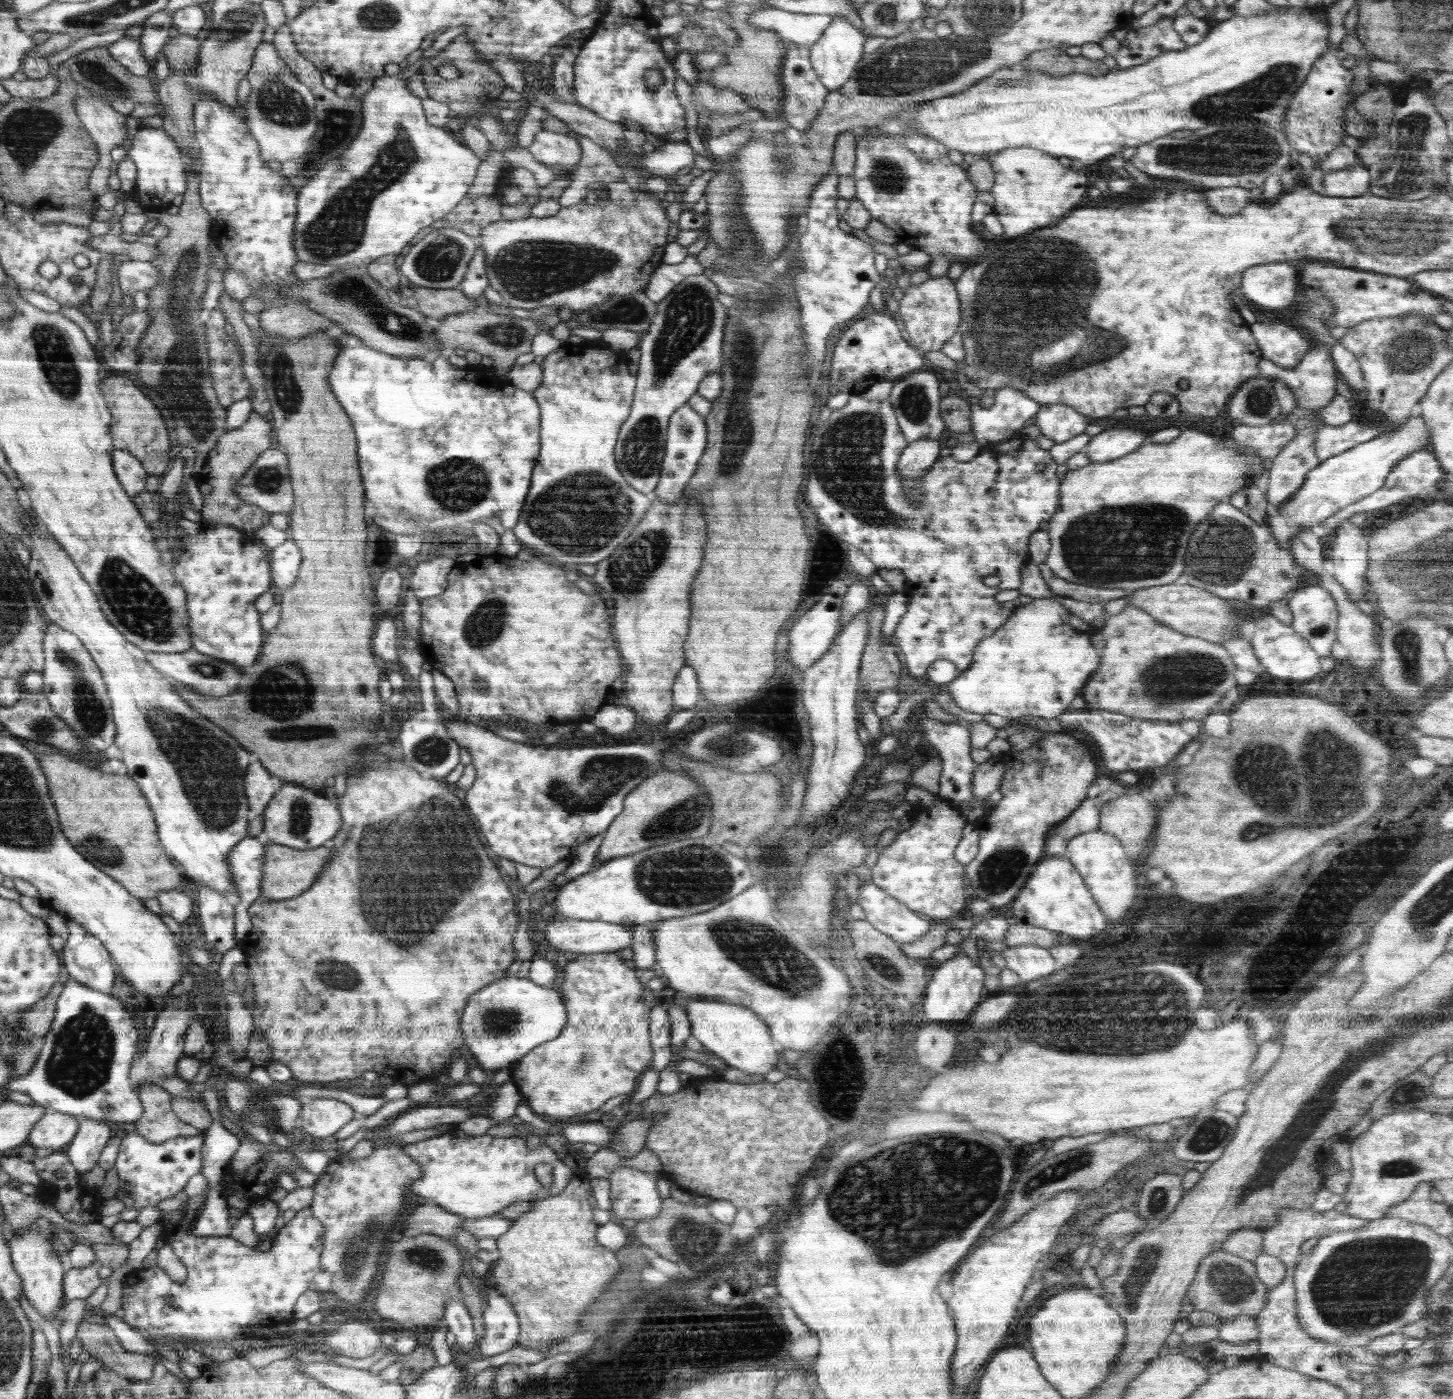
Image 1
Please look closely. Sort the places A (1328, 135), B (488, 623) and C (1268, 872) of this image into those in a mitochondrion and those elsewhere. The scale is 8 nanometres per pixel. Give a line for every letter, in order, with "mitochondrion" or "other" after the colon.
A: other
B: mitochondrion
C: other

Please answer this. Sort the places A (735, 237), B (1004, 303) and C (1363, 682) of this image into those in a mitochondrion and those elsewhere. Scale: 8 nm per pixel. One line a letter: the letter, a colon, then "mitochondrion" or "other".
A: mitochondrion
B: mitochondrion
C: other

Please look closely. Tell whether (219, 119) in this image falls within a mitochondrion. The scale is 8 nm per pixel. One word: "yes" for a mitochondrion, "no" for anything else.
no

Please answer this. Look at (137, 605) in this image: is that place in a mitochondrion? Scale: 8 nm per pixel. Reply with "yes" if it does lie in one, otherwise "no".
yes

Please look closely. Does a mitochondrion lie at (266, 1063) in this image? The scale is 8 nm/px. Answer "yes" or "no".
no

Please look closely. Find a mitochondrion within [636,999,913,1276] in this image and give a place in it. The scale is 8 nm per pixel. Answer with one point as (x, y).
(689, 1238)

